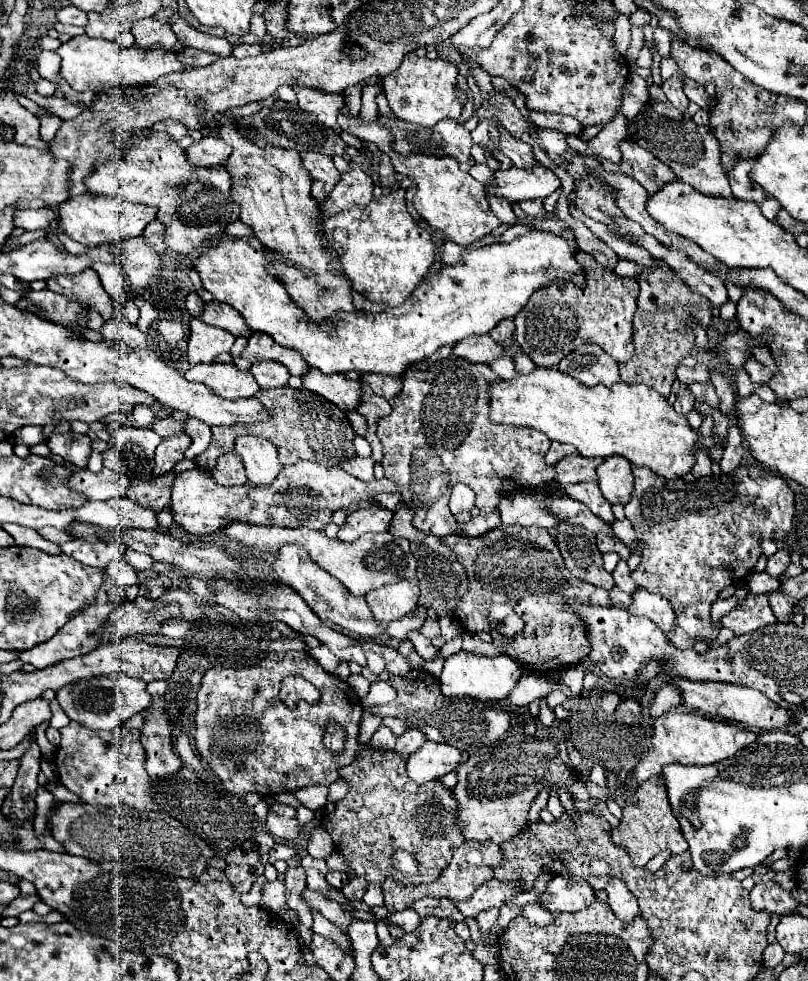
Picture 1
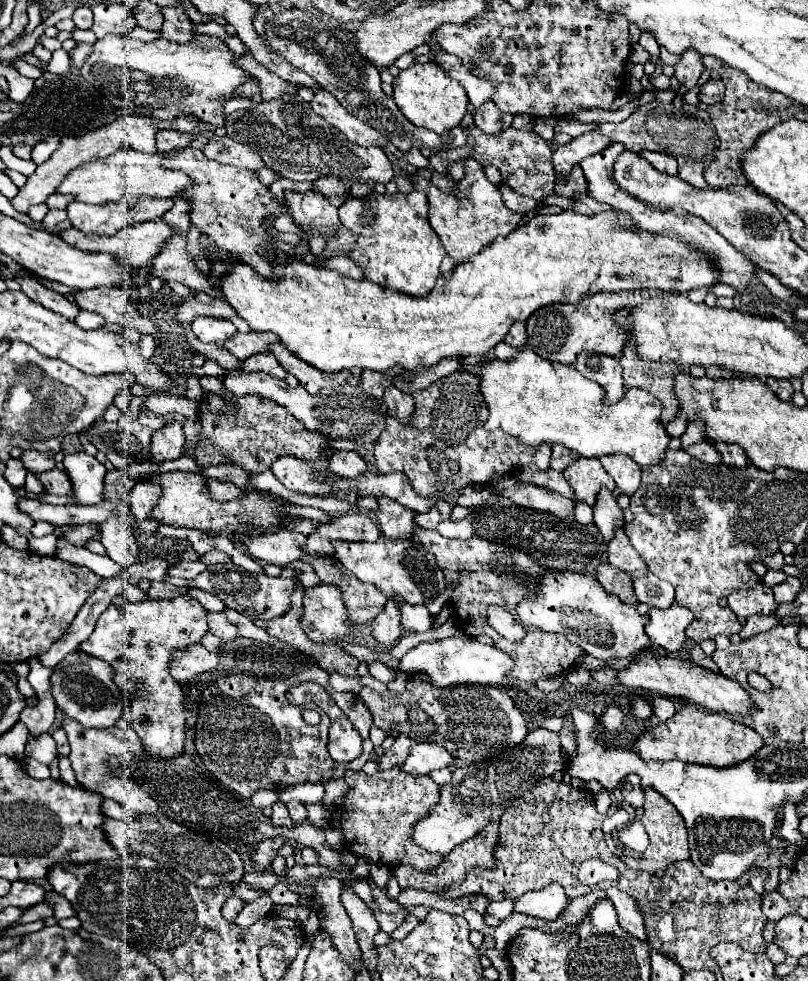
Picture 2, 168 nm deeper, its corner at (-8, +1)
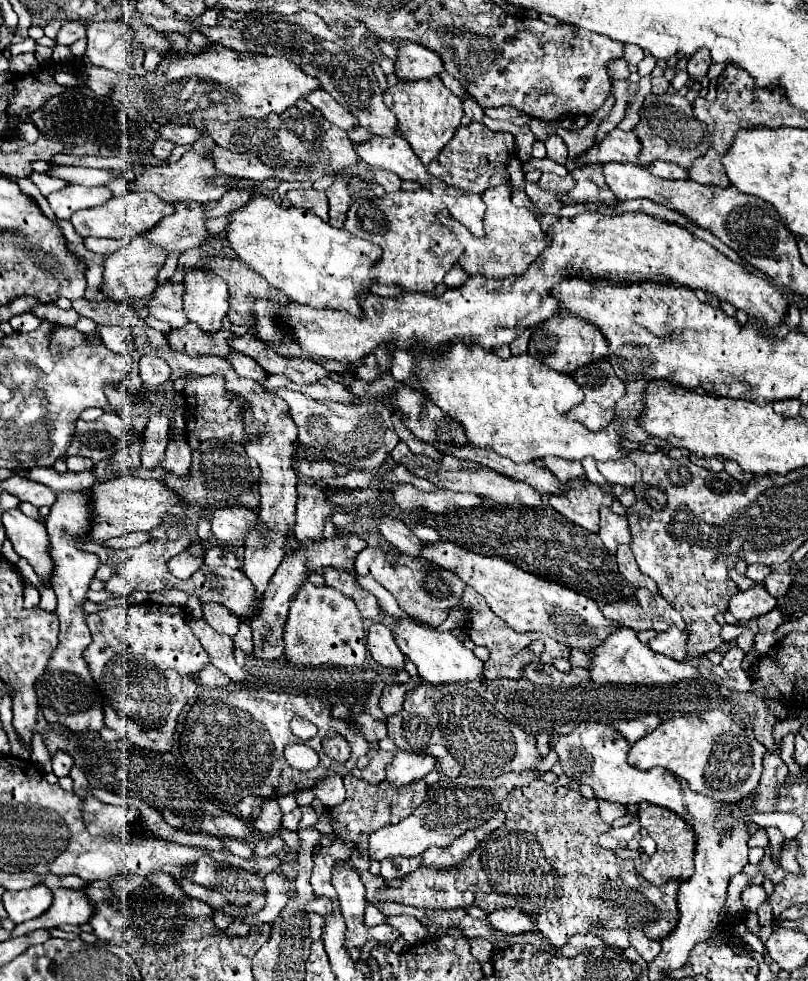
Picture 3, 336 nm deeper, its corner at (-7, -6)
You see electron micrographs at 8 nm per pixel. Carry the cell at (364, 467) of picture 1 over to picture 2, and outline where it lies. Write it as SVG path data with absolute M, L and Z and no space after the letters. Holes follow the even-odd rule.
M334 452L330 458L328 458L328 470L340 478L358 478L360 474L364 474L368 468L368 462L362 460L358 454L354 452Z

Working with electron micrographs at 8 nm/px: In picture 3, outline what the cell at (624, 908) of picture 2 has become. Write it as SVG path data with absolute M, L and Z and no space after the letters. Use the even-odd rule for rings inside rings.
M629 929L629 941L631 941L631 947L635 947L647 963L653 961L655 955L661 951L661 945L657 941L647 939L645 933L639 931L639 929Z

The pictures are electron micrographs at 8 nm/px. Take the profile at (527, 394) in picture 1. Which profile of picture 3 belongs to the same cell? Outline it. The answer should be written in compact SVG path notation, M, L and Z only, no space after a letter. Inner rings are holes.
M463 343L451 345L451 349L447 349L443 355L429 355L421 349L411 349L411 353L417 357L417 379L421 381L423 389L427 389L431 401L445 415L459 421L465 427L469 441L477 447L491 447L495 453L509 457L515 463L529 463L533 459L543 459L547 455L575 461L581 461L585 457L593 457L595 461L627 457L621 445L621 419L611 421L605 429L599 431L587 431L583 423L569 421L567 411L579 405L579 401L583 401L583 391L579 389L579 385L575 385L575 379L571 375L547 369L547 365L543 365L529 353L509 357L507 361L503 361L493 351L485 351L479 345L465 347Z

